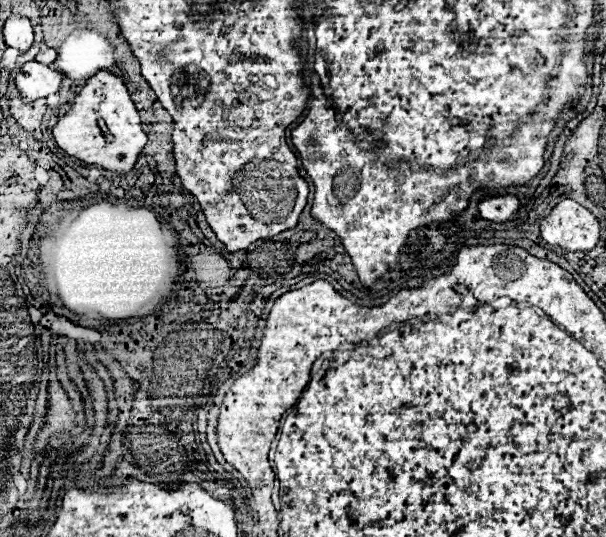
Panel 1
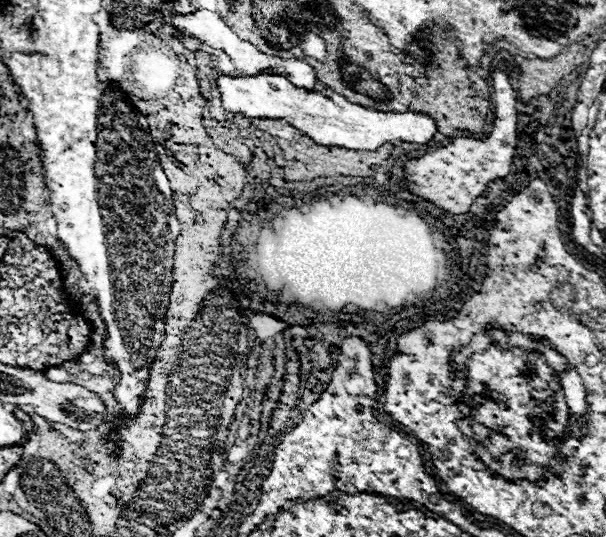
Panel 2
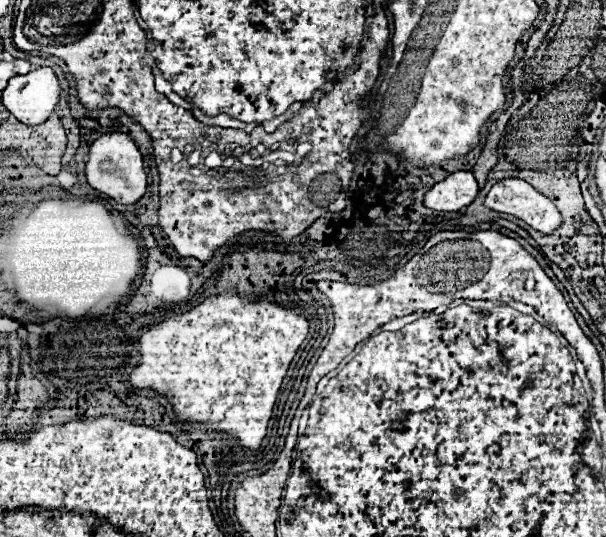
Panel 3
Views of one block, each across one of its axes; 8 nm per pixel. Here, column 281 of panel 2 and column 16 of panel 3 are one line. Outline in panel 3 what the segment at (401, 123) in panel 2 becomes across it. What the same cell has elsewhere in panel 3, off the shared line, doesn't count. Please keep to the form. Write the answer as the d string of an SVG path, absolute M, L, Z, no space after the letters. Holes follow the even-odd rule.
M48 66L36 68L28 74L14 76L2 92L2 102L8 108L8 112L12 112L22 124L28 124L28 126L36 126L36 124L42 124L44 120L48 120L48 116L54 112L58 100L60 100L60 82L58 82L54 70Z

